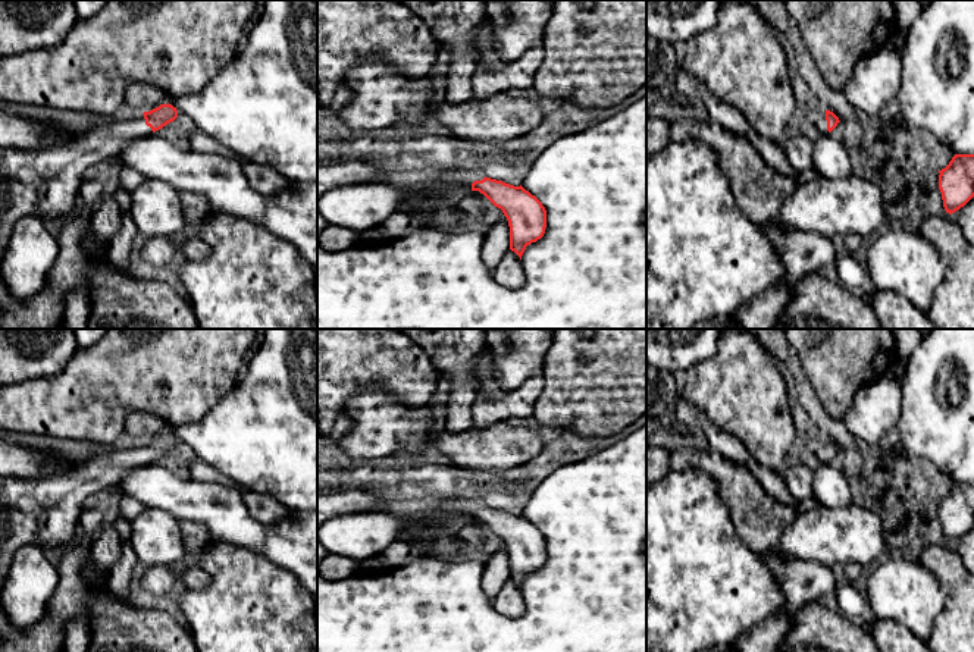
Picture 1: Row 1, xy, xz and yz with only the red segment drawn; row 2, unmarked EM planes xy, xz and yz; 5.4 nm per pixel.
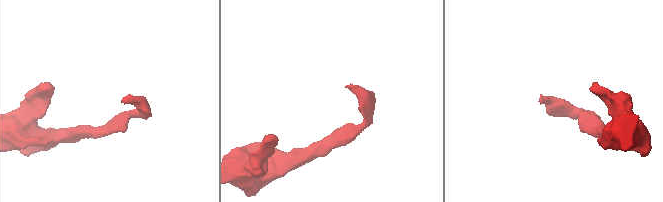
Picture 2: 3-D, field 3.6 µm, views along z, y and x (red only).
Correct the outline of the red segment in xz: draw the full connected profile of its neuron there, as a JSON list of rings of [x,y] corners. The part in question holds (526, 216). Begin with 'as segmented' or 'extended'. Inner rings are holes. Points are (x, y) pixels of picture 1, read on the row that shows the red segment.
extended; [[[458,169],[441,175],[438,185],[458,184],[483,194],[501,209],[510,226],[510,250],[520,260],[527,245],[541,239],[546,228],[546,210],[542,203],[522,185],[514,186],[470,170]]]

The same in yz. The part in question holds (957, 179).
as segmented; [[[955,154],[939,173],[943,207],[952,214],[974,197],[974,154]]]

